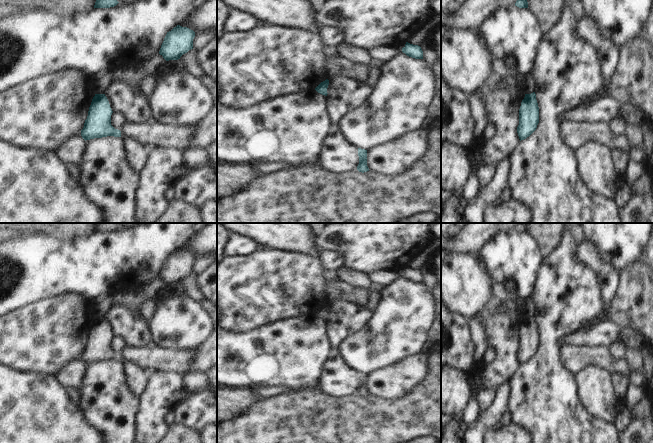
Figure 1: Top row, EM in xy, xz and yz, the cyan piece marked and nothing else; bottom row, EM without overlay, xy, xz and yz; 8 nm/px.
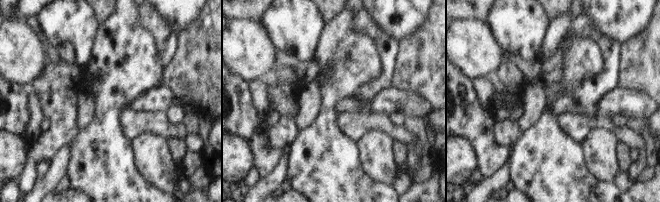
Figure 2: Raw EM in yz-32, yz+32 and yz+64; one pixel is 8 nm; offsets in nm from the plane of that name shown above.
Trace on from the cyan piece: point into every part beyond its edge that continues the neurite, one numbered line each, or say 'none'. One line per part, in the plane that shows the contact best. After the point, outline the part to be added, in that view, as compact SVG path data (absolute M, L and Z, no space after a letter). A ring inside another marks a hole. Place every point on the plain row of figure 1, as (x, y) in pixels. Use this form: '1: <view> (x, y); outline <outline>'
none

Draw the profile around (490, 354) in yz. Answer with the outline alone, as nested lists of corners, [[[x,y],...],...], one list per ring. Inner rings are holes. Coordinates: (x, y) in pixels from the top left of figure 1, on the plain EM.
[[[488,347],[488,349],[485,353],[485,356],[484,356],[484,361],[487,364],[491,363],[495,359],[496,355],[497,355],[497,353],[496,353],[495,348]]]

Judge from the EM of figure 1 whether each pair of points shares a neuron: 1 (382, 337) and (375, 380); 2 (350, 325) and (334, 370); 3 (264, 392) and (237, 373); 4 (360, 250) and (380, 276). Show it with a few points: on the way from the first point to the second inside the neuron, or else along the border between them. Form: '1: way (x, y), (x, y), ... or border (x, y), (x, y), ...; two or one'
1: border (399, 360), (391, 365), (374, 370), (367, 376); two
2: way (339, 336), (335, 340), (335, 359); one
3: border (281, 386), (260, 386), (253, 390); two
4: border (395, 270), (377, 270), (369, 275); two

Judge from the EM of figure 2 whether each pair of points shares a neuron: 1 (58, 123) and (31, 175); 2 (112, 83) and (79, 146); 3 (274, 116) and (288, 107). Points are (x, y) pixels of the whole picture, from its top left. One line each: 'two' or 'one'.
1: one
2: one
3: two

